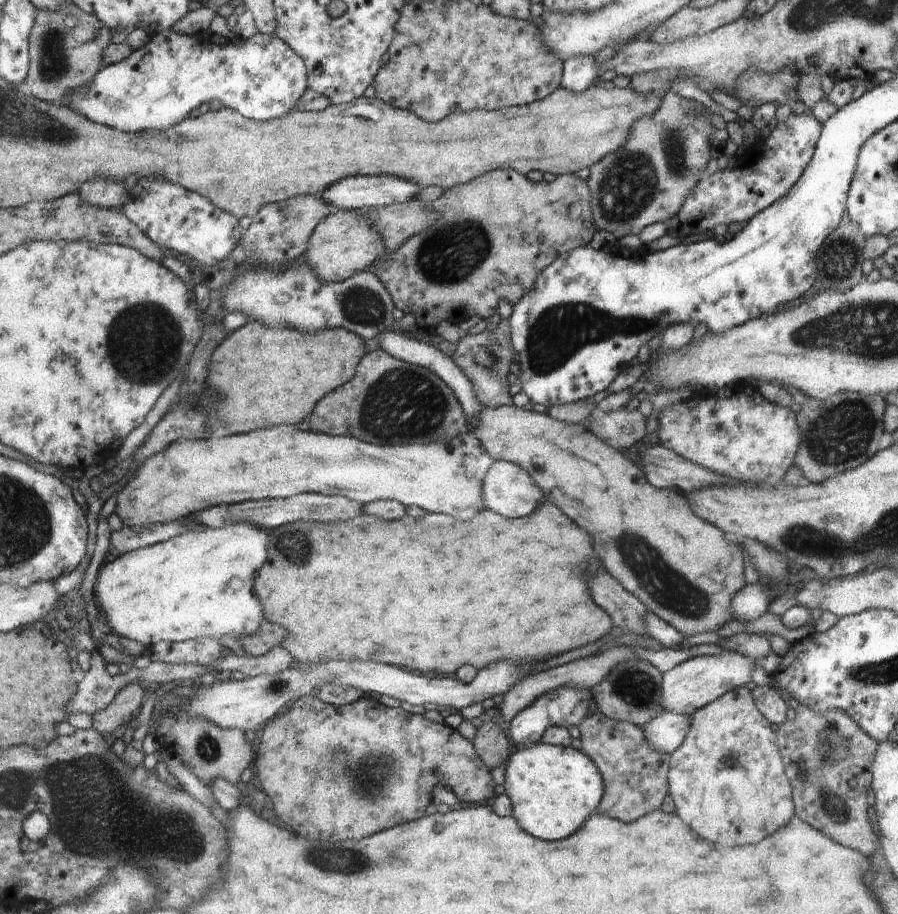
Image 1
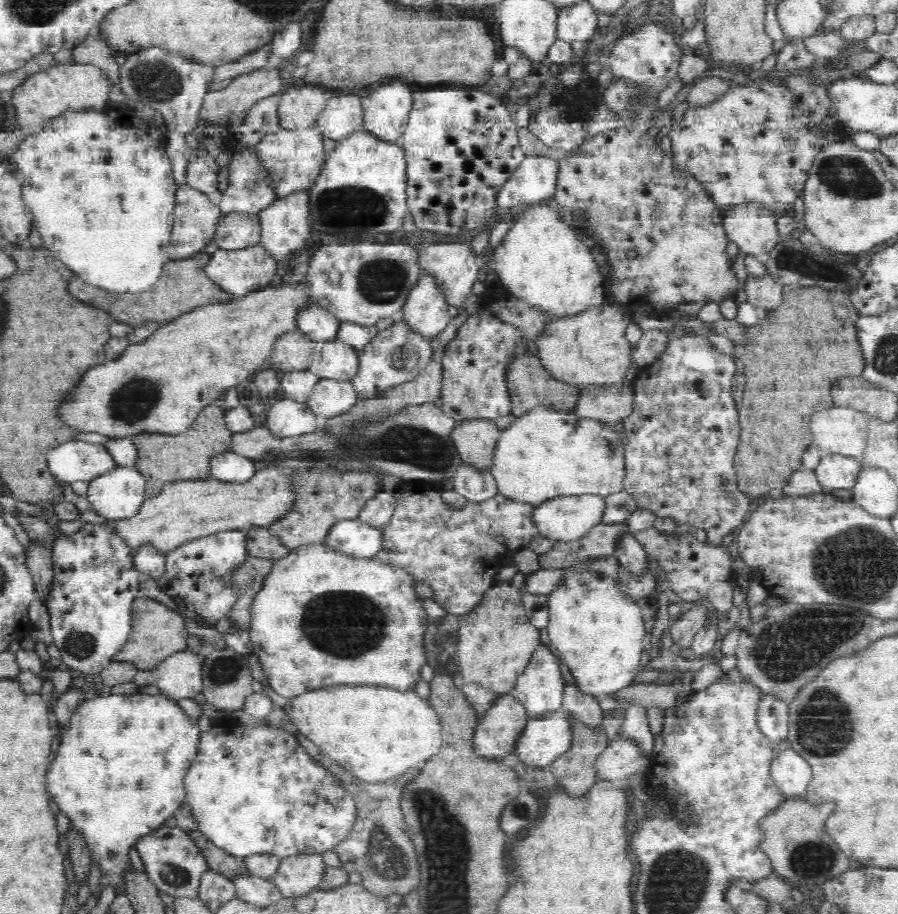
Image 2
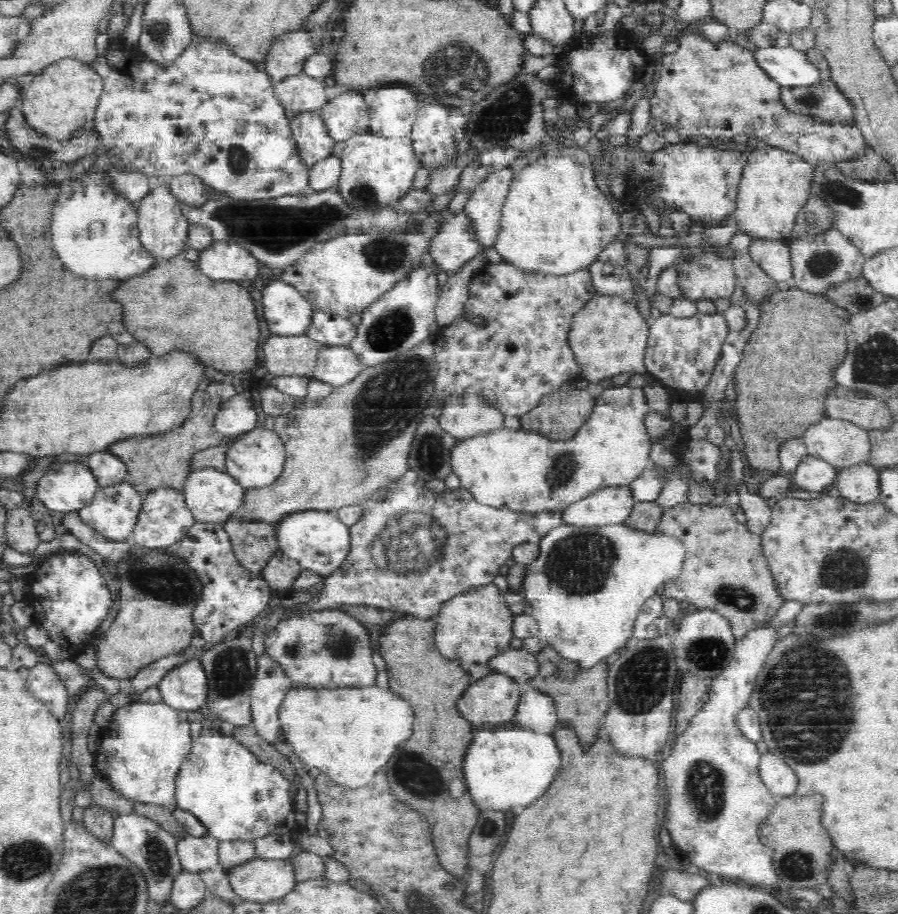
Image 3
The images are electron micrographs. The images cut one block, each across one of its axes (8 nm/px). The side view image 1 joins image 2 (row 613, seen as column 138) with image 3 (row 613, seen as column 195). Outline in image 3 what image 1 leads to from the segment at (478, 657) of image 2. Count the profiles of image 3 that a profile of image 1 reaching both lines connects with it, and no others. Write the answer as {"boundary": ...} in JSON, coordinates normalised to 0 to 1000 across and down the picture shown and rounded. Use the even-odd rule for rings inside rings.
{"boundary":[[[550,639],[506,652],[492,662],[490,670],[481,677],[484,681],[482,699],[486,700],[486,713],[503,724],[543,729],[546,722],[570,710],[573,673]]]}

